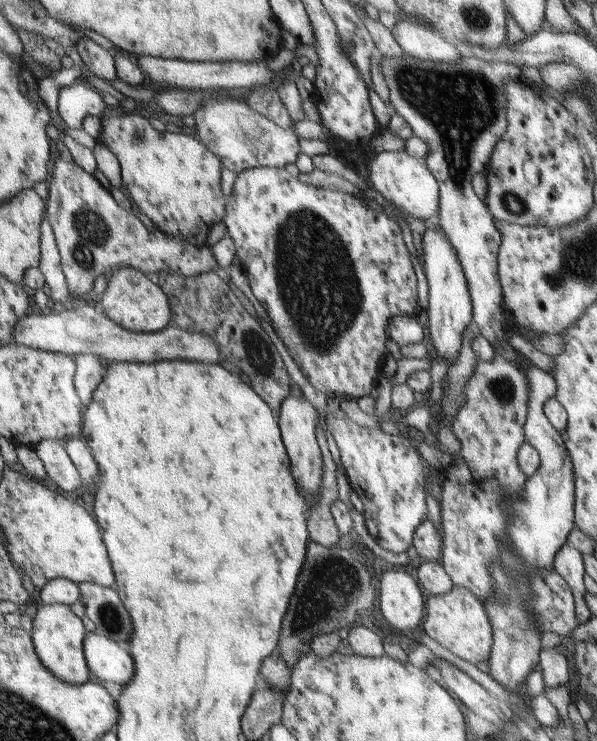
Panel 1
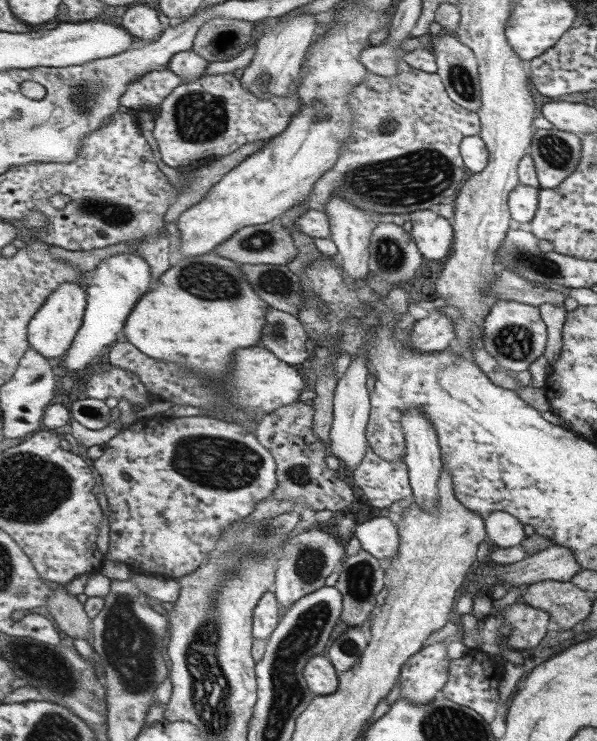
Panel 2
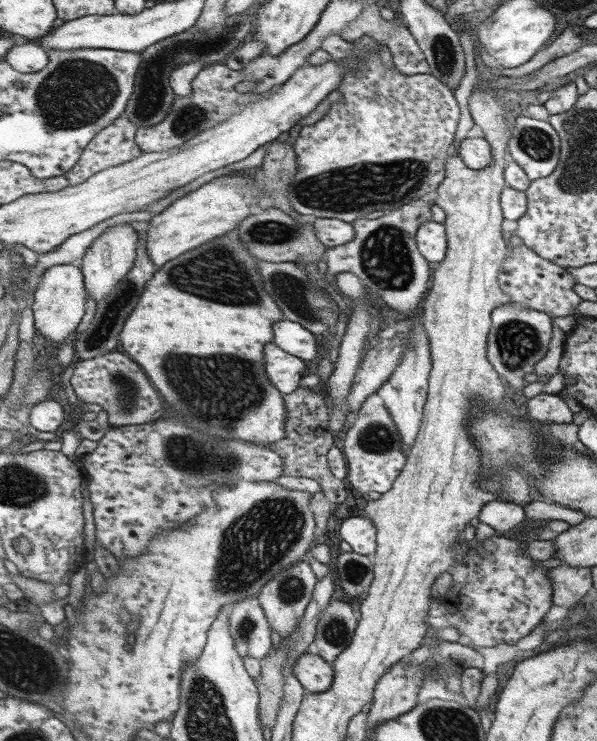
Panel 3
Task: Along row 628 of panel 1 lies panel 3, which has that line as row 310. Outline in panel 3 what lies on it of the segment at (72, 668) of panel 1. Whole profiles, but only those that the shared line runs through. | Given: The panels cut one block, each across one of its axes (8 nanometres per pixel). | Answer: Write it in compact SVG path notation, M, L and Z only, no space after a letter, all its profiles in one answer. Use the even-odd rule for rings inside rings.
M80 263L58 264L43 273L31 307L35 328L46 339L48 346L56 347L65 342L79 328L87 310L87 295L86 279Z

